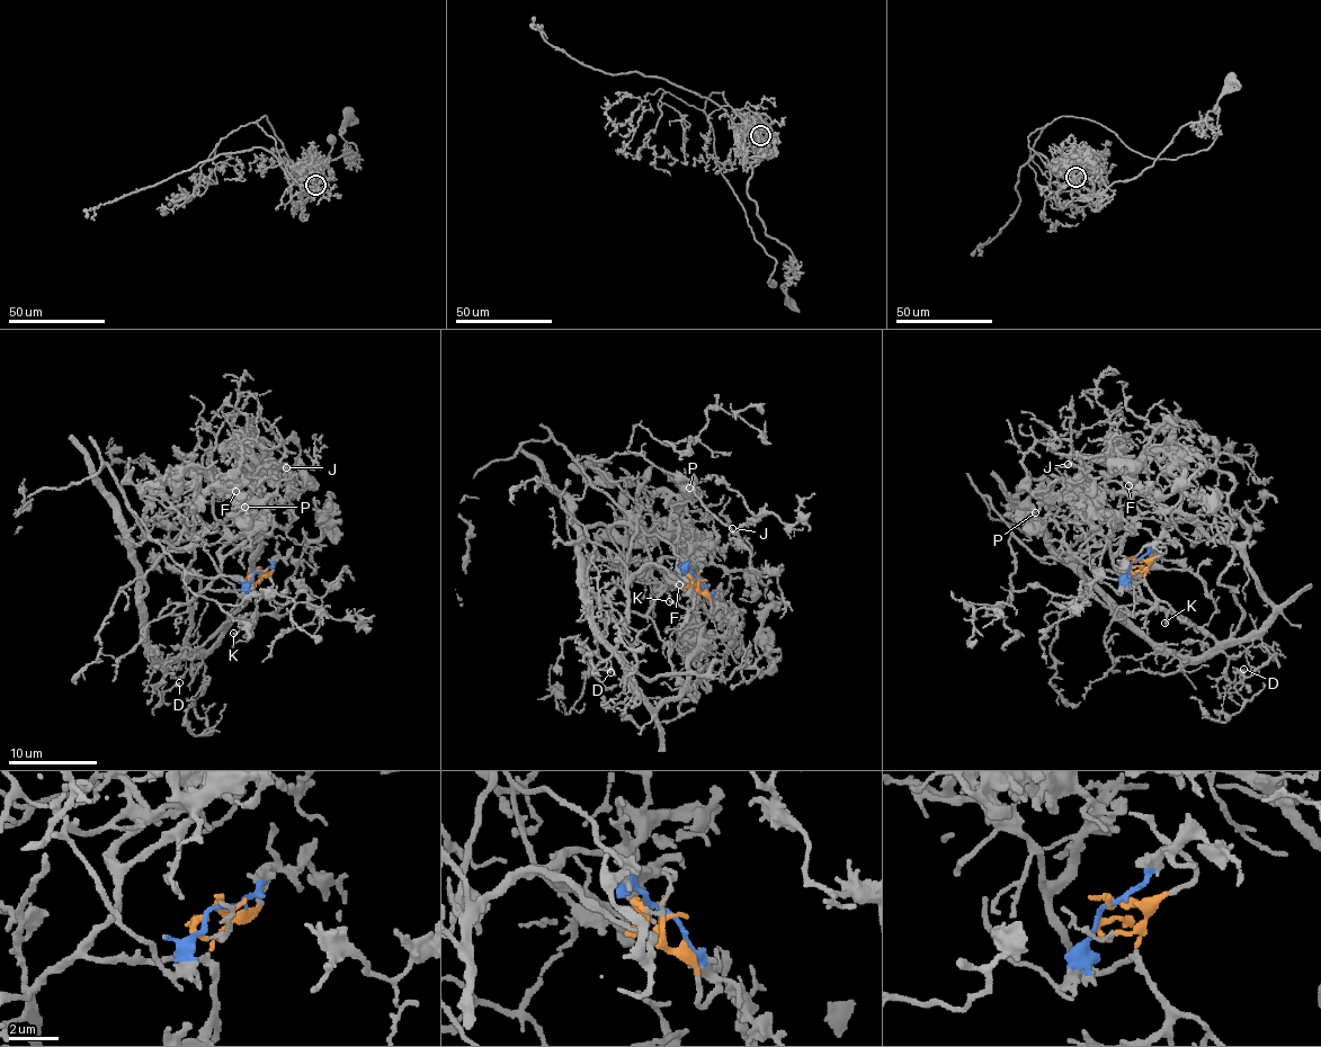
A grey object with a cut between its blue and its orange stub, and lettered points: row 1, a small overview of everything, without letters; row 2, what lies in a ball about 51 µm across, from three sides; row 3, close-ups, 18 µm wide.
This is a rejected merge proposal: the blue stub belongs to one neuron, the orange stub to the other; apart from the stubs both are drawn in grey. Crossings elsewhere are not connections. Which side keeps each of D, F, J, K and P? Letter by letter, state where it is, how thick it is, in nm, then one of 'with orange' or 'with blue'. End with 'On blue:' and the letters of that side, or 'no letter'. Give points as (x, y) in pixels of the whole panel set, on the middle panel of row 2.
D: at (610, 672); 200 nm thick; with orange
F: at (679, 584); 160 nm thick; with orange
J: at (732, 528); 190 nm thick; with orange
K: at (669, 601); 180 nm thick; with orange
P: at (689, 488); 160 nm thick; with orange
On blue: no letter

